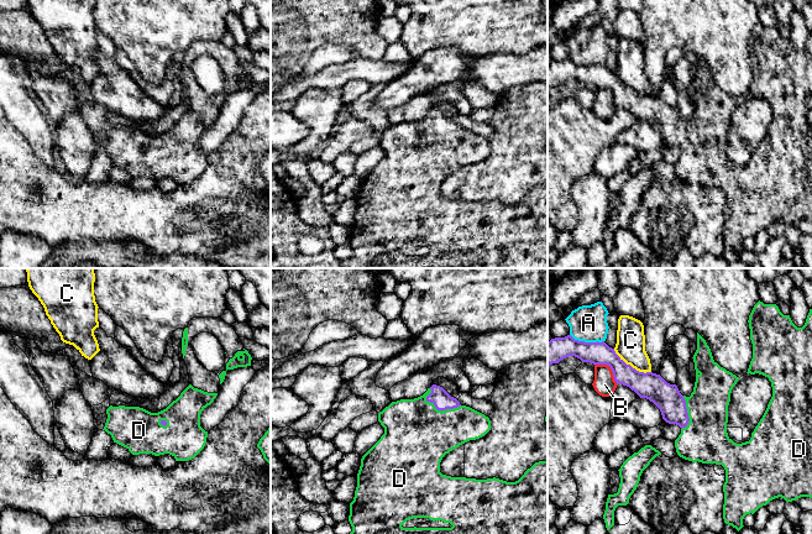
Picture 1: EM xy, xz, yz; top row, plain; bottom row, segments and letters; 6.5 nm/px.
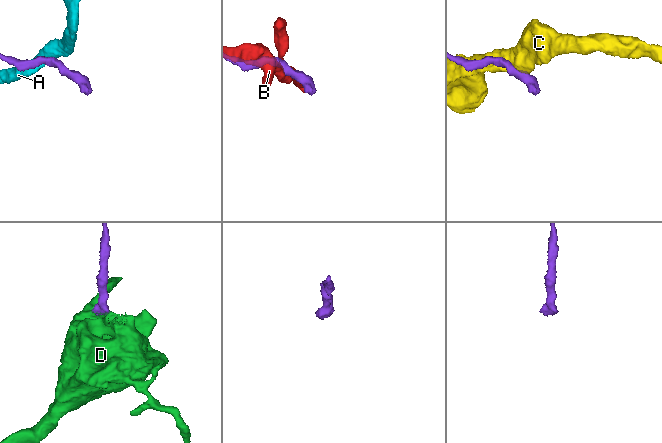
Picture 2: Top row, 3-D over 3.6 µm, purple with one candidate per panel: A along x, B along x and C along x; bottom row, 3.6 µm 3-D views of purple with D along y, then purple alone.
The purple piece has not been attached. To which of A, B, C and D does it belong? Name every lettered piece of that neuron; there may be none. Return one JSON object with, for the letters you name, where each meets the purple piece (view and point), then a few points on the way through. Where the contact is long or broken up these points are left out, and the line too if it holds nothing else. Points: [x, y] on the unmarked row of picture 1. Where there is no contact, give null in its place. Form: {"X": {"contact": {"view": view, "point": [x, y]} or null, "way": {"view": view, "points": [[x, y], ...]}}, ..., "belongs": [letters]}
{"D": {"contact": {"view": "xz", "point": [443, 132]}, "way": {"view": "xz", "points": [[441, 122], [443, 132], [417, 158]]}}, "belongs": ["D"]}

